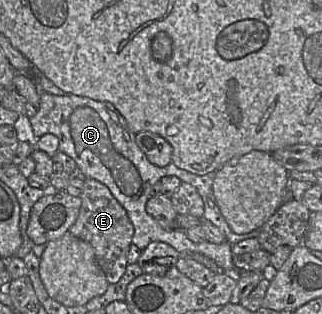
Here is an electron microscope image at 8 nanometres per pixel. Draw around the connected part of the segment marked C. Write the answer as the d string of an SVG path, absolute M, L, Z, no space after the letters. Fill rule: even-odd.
M41 92L39 106L33 110L33 115L29 117L29 120L37 140L45 134L57 136L59 139L58 151L74 159L78 166L78 173L83 178L95 179L109 188L126 210L134 226L133 244L143 250L151 242L164 242L175 248L181 256L191 256L193 253L202 254L215 261L224 273L235 275L232 245L245 239L257 238L259 229L245 234L236 234L231 230L214 197L213 181L216 171L197 175L178 168L172 162L165 167L152 164L138 147L135 134L129 130L125 118L107 101L97 101L74 94L57 96ZM166 176L177 176L182 182L189 183L198 190L204 202L203 217L225 234L226 242L215 244L206 240L195 243L188 238L185 230L166 230L147 213L146 203L151 197L153 186Z

